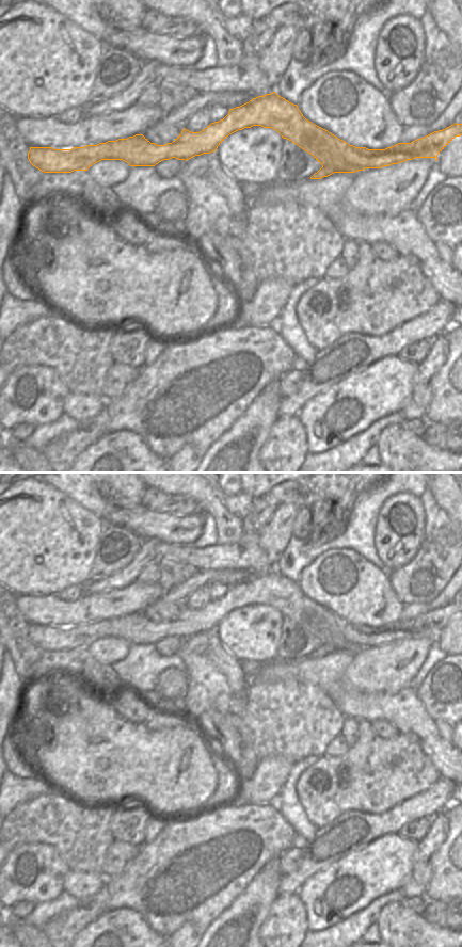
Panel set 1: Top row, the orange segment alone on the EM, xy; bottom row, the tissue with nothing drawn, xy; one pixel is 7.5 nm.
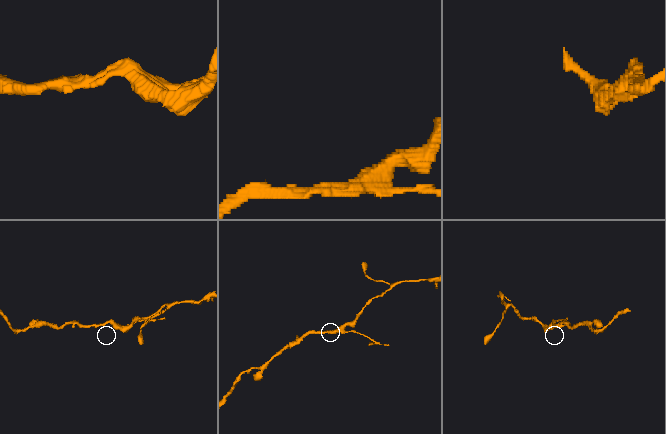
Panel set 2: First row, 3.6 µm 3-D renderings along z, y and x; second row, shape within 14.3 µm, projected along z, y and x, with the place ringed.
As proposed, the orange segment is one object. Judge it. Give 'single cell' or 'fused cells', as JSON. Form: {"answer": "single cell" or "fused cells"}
{"answer": "fused cells"}

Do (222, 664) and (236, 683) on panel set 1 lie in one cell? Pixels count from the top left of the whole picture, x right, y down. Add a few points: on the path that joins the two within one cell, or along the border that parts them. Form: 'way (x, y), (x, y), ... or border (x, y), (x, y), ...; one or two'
way (226, 669), (236, 678); one

